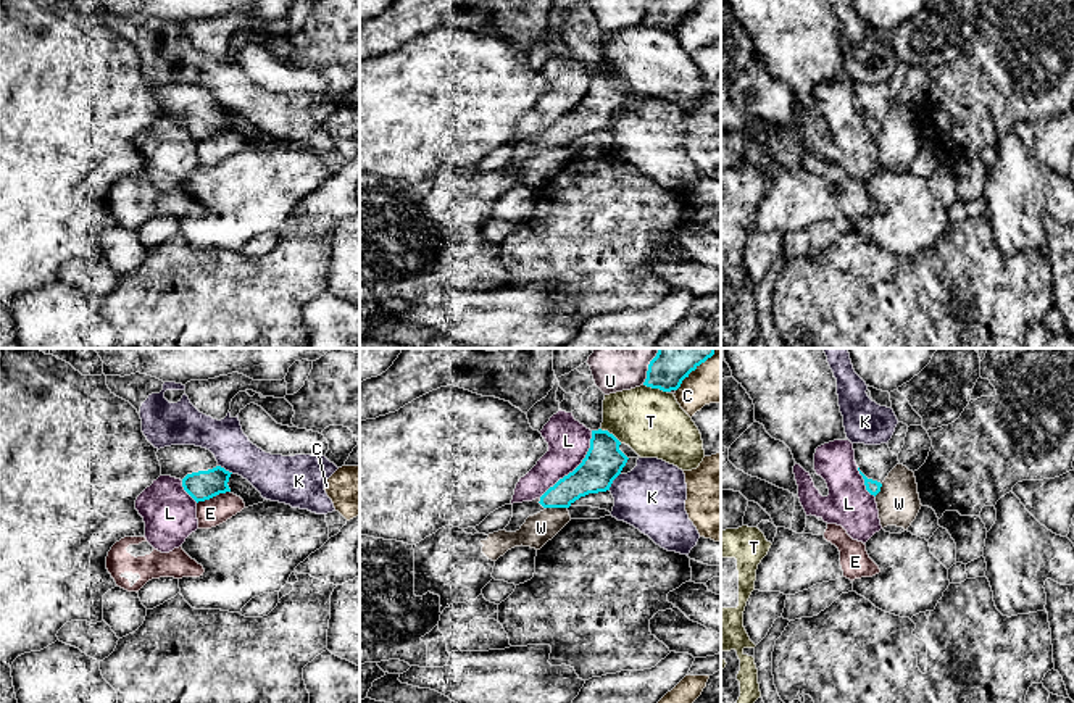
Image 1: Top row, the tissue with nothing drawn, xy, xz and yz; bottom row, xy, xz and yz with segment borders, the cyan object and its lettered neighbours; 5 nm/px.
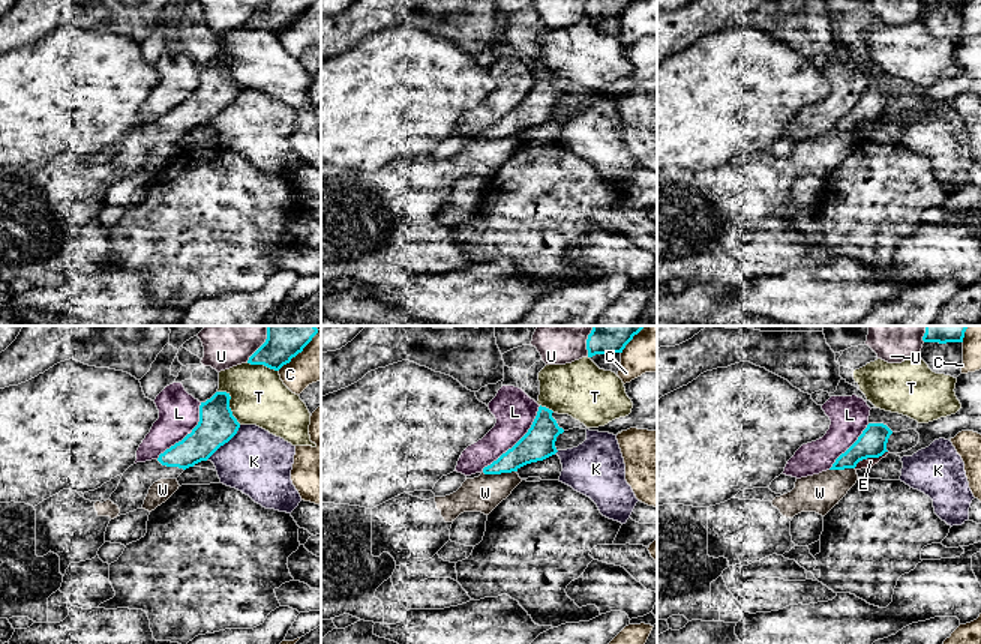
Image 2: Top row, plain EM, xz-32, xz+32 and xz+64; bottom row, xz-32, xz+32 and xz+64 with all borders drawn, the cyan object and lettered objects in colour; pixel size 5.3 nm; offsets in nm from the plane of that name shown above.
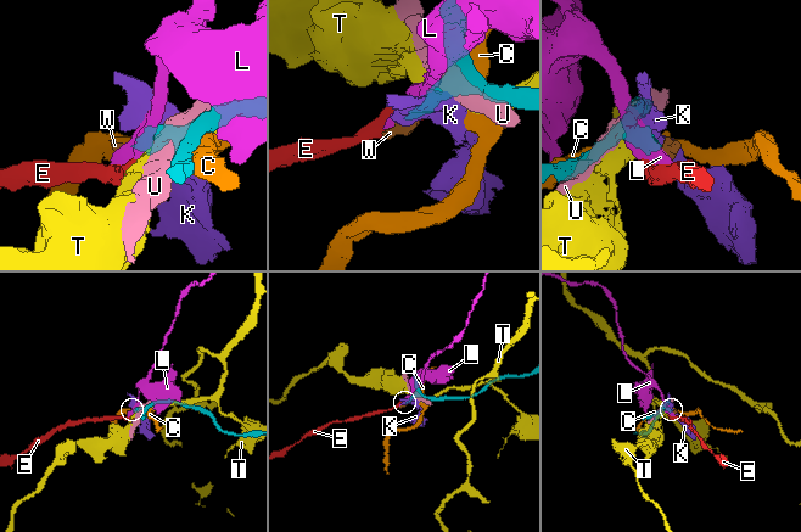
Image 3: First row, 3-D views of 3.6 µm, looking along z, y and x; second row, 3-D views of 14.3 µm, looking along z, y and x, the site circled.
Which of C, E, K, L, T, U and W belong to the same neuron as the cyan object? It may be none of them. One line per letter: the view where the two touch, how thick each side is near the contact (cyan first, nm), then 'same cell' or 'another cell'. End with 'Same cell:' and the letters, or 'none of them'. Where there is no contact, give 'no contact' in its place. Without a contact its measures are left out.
C: xz | 240/240 nm | another cell
E: xy | 150/140 nm | another cell
K: xz | 190/340 nm | another cell
L: xz | 190/220 nm | another cell
T: xz | 240/320 nm | another cell
U: xz | 240/280 nm | another cell
W: xz | 180/150 nm | another cell
Same cell: none of them

